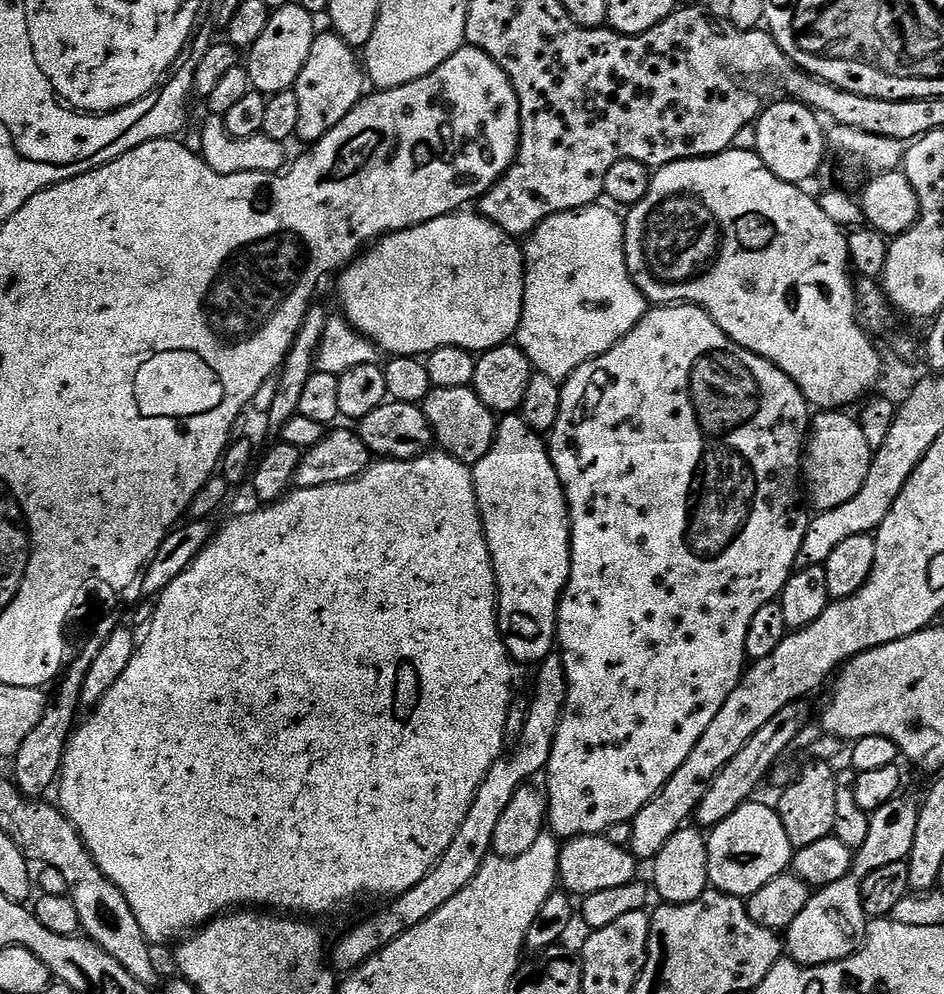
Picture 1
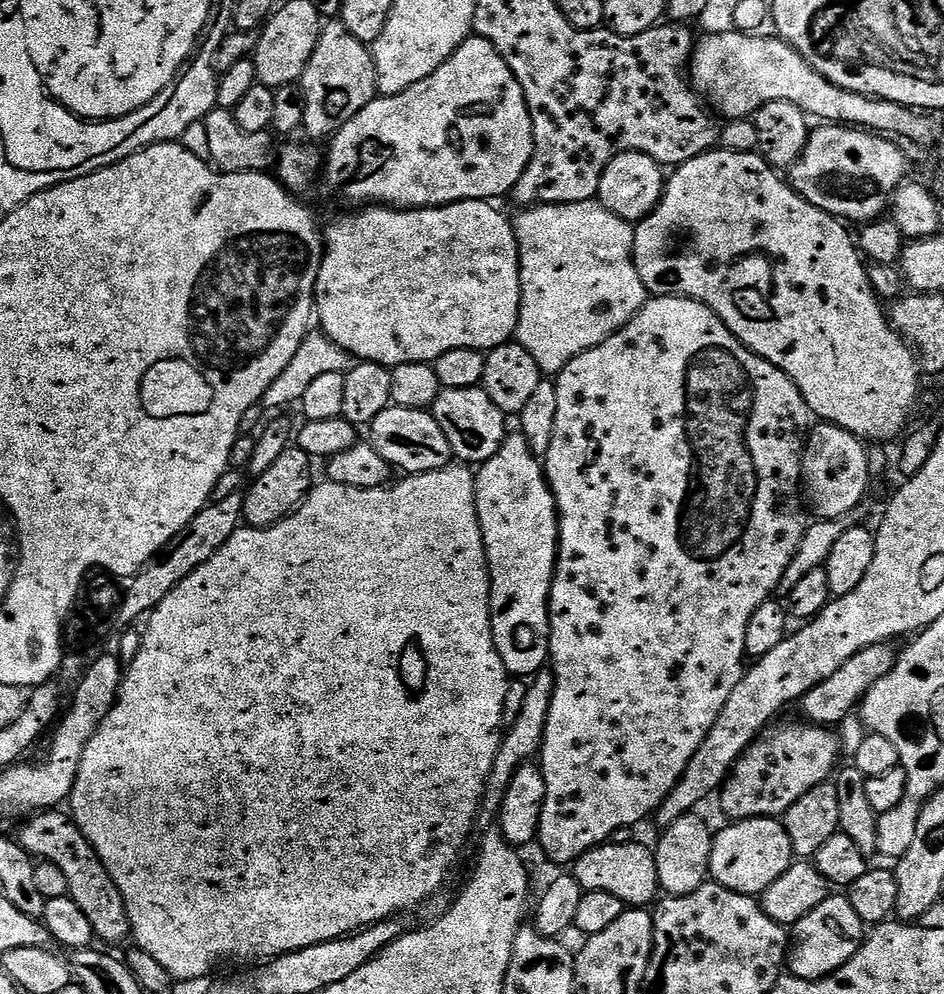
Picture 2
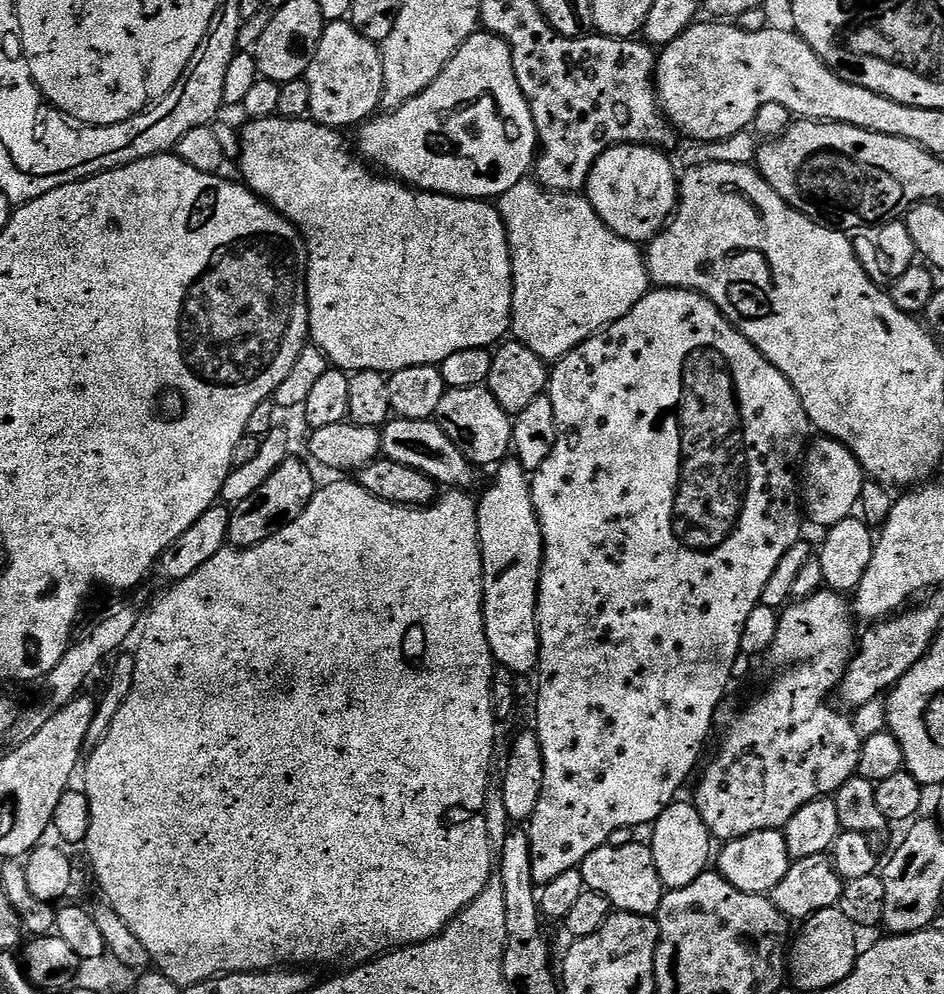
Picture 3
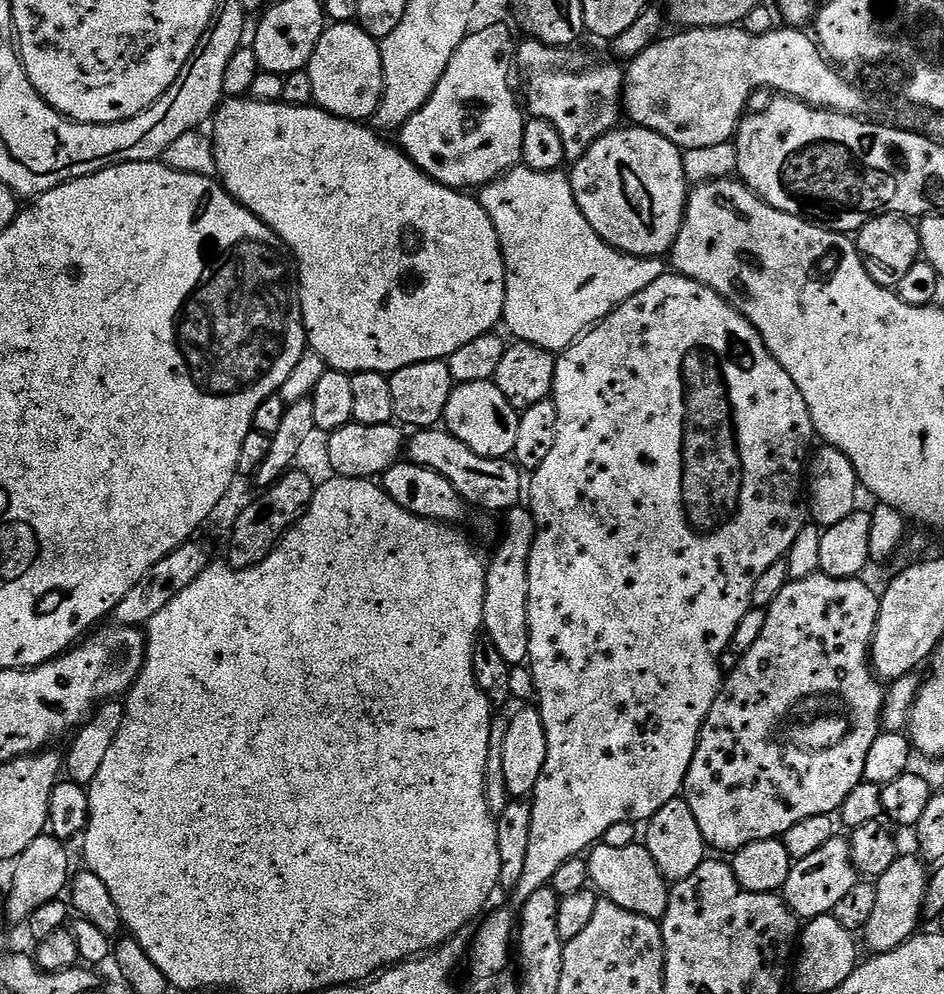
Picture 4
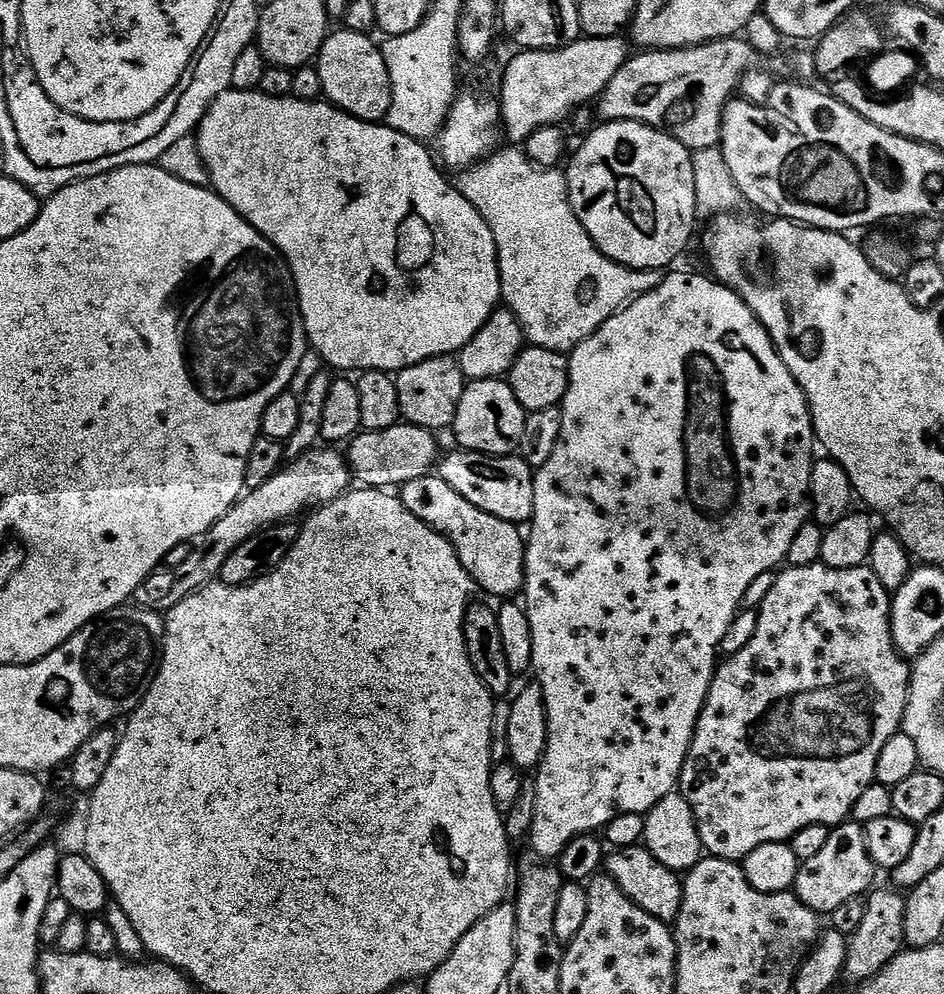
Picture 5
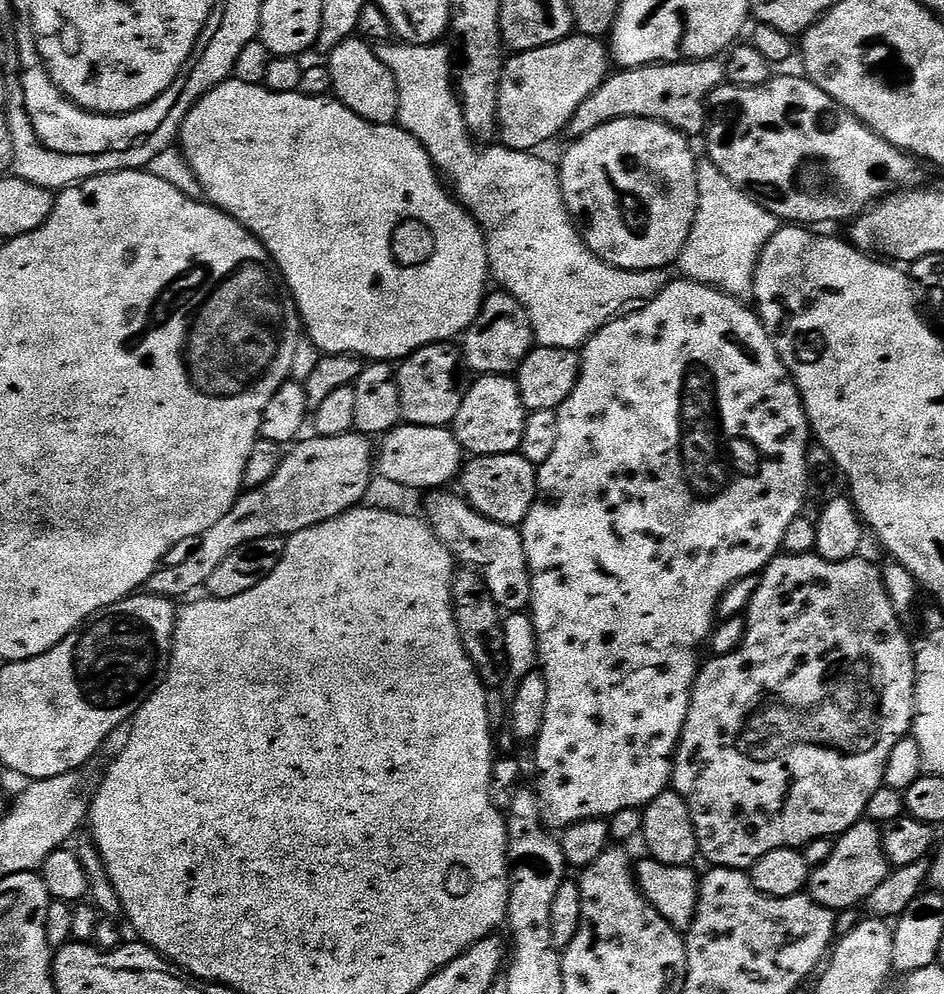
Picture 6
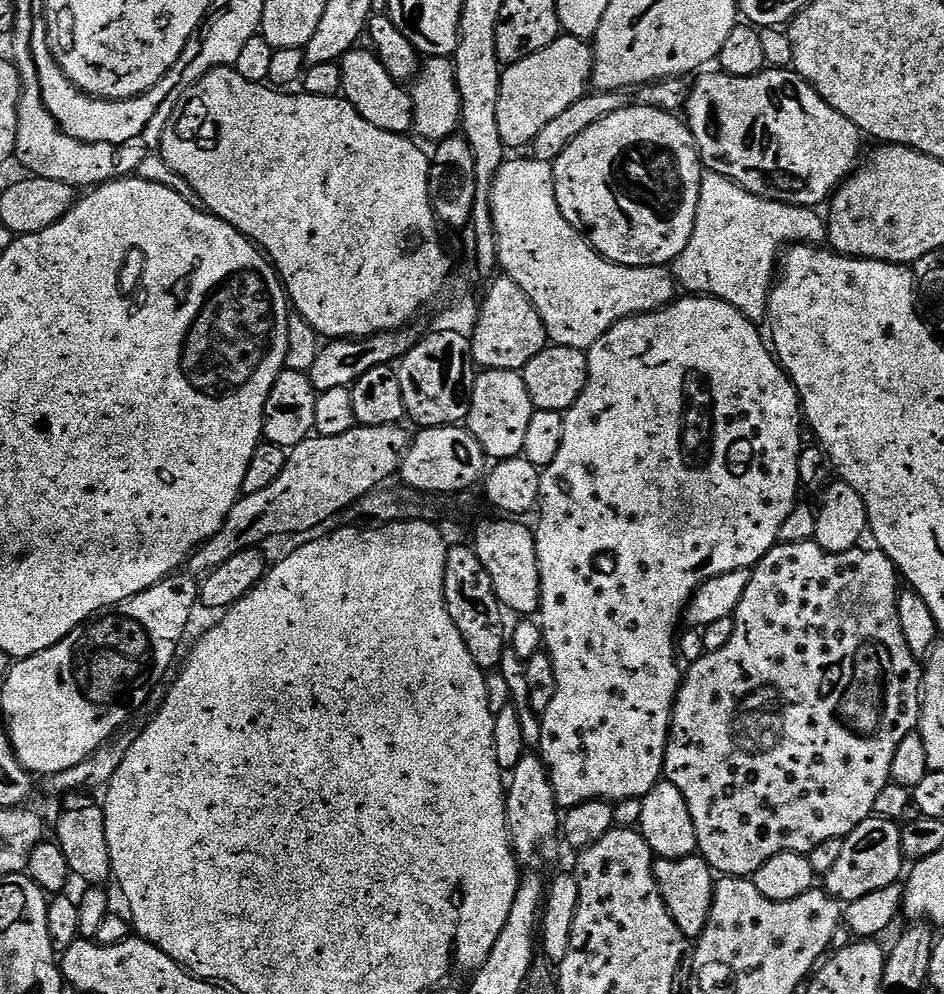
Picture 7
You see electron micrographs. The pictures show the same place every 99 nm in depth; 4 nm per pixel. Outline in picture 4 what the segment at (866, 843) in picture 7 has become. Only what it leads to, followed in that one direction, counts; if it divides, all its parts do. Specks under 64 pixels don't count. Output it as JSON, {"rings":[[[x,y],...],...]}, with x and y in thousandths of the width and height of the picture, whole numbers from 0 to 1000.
{"rings":[[[881,841],[879,847],[875,847],[875,851],[868,853],[863,859],[842,866],[839,870],[828,894],[828,904],[849,927],[857,928],[868,922],[885,919],[888,907],[892,907],[892,903],[900,899],[909,887],[901,848],[895,842],[893,845],[892,841]]]}

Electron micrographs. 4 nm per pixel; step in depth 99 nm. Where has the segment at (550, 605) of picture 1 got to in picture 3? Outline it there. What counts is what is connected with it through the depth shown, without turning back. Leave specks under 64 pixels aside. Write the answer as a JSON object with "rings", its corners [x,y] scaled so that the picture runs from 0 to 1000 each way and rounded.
{"rings":[[[544,461],[524,472],[521,488],[504,508],[506,541],[513,574],[513,629],[521,663],[544,678],[569,675],[572,667],[572,635],[568,611],[576,560],[574,529],[564,500],[560,476]]]}

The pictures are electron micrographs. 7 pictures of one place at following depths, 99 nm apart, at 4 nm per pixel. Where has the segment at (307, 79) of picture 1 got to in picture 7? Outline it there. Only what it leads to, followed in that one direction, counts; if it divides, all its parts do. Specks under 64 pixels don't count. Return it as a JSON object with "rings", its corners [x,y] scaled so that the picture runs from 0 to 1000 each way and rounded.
{"rings":[[[376,47],[359,61],[359,66],[362,70],[360,91],[363,100],[370,101],[375,111],[379,111],[379,115],[383,115],[388,123],[392,123],[392,127],[400,127],[400,131],[425,135],[438,132],[439,113],[433,90],[411,73],[397,51]]]}

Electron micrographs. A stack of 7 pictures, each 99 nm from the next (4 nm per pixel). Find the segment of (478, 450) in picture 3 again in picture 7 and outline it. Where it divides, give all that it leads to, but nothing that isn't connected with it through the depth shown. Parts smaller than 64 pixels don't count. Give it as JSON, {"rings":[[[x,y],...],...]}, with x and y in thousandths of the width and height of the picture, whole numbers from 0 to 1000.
{"rings":[[[513,372],[502,384],[494,430],[511,449],[514,460],[525,465],[541,463],[555,454],[557,433],[561,430],[565,413],[561,396],[551,374]]]}

